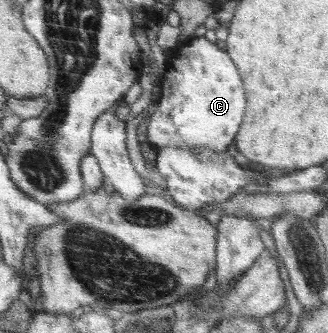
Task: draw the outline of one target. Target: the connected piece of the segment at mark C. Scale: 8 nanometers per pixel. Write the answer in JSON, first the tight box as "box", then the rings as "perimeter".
{"box":[142,37,245,152],"perimeter":[[[196,37],[177,47],[165,64],[165,70],[159,83],[161,87],[157,109],[149,122],[142,129],[147,141],[157,151],[159,148],[205,148],[212,152],[225,152],[229,144],[233,144],[235,134],[243,122],[245,114],[245,94],[239,78],[239,70],[235,70],[231,57],[226,50],[217,48],[205,37]]]}

